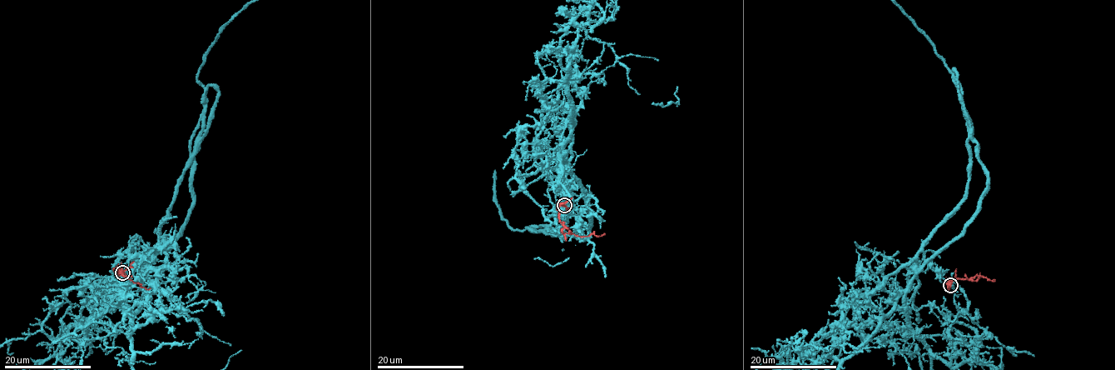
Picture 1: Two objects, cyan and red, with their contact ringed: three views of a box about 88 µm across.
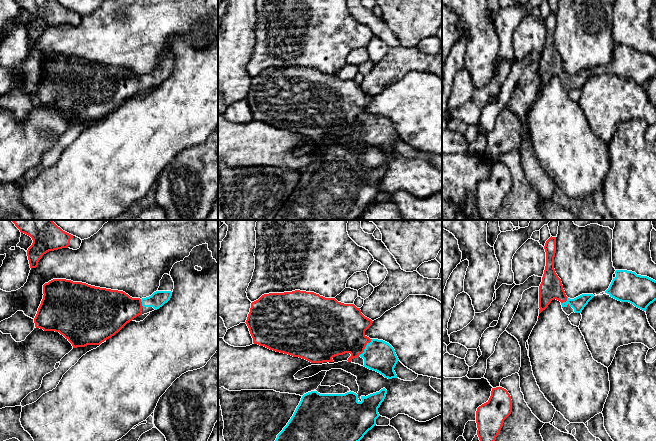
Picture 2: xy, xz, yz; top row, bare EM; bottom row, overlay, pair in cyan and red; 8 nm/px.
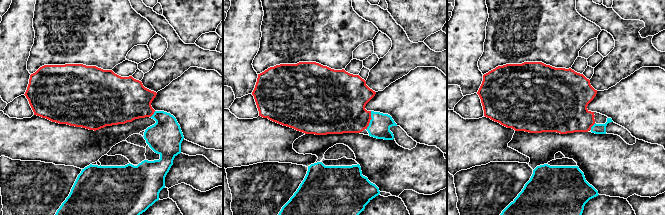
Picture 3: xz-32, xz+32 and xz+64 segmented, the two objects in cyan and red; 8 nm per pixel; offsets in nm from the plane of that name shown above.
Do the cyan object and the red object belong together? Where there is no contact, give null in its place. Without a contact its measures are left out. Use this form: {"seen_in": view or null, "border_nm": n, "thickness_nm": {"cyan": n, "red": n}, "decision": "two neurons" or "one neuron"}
{"seen_in": "xz", "border_nm": 180, "thickness_nm": {"cyan": 240, "red": 380}, "decision": "one neuron"}

